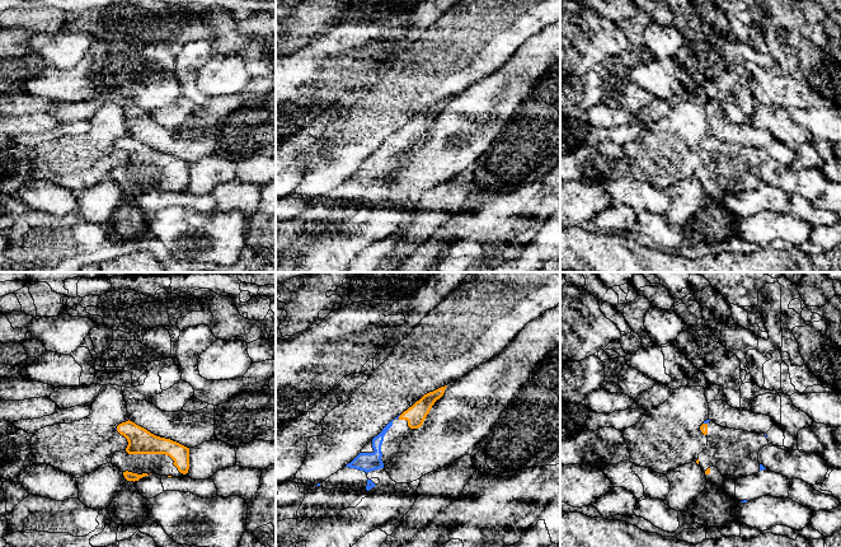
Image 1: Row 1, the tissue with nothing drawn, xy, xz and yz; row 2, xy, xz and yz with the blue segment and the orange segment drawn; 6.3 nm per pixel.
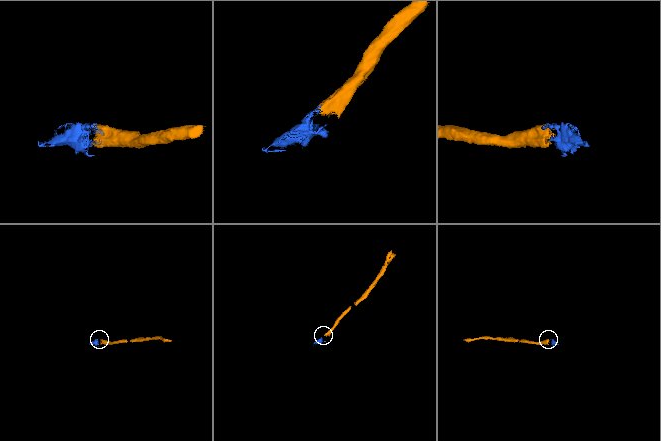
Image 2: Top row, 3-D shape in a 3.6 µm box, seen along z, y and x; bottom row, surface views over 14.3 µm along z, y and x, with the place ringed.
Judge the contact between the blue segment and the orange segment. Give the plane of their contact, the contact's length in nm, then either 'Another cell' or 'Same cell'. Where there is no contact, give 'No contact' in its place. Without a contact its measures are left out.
Touches blue in xz. Shared border 30 nm. Same cell

